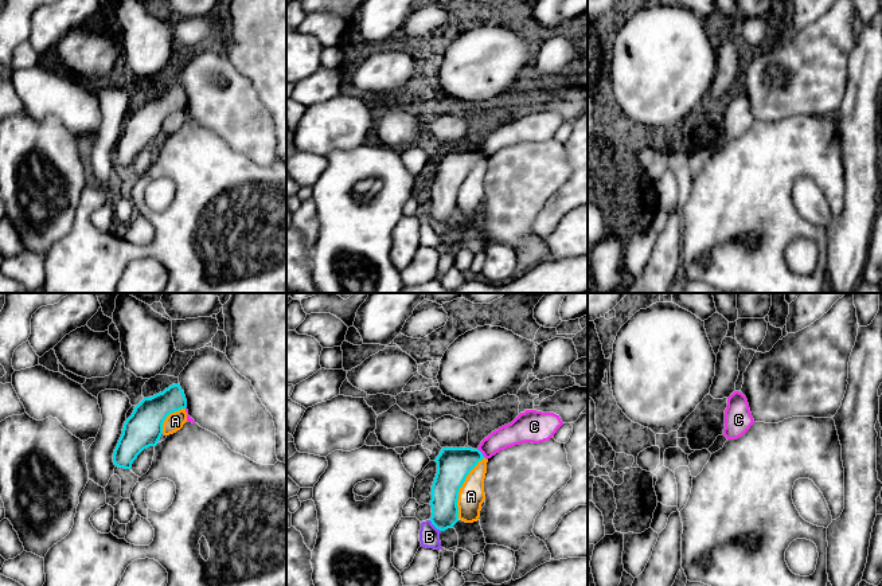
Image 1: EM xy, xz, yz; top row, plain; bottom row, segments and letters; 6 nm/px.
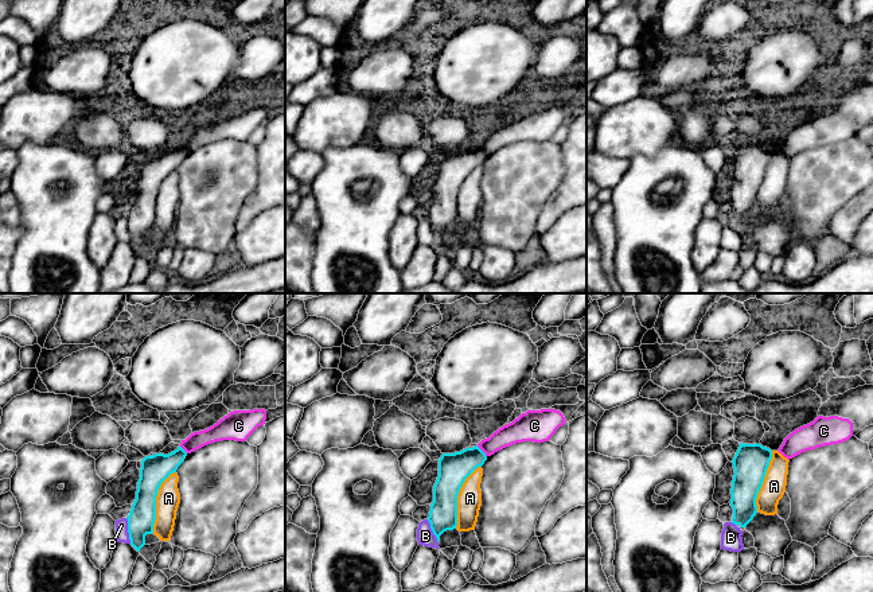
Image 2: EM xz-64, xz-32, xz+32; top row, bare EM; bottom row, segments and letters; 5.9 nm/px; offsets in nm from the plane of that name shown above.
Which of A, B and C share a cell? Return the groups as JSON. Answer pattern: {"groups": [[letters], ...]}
{"groups": [["A"], ["B"], ["C"]]}

